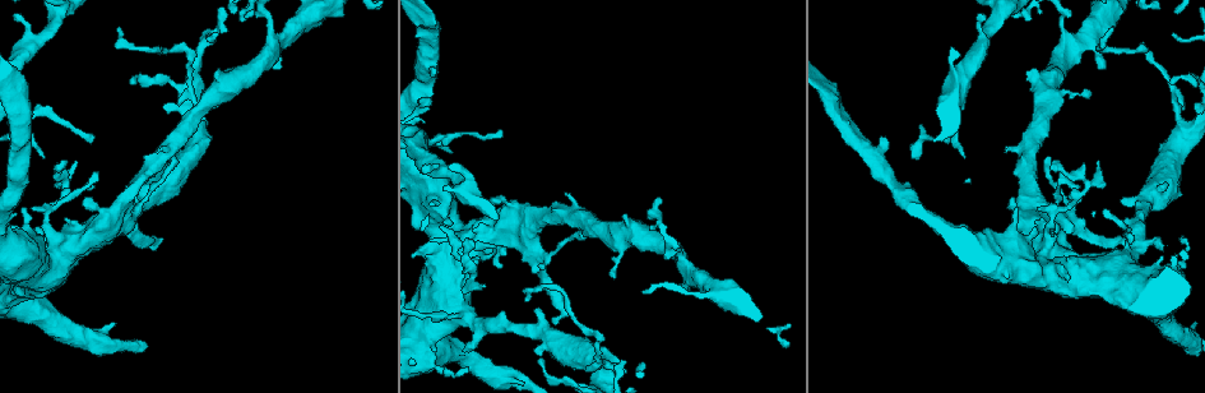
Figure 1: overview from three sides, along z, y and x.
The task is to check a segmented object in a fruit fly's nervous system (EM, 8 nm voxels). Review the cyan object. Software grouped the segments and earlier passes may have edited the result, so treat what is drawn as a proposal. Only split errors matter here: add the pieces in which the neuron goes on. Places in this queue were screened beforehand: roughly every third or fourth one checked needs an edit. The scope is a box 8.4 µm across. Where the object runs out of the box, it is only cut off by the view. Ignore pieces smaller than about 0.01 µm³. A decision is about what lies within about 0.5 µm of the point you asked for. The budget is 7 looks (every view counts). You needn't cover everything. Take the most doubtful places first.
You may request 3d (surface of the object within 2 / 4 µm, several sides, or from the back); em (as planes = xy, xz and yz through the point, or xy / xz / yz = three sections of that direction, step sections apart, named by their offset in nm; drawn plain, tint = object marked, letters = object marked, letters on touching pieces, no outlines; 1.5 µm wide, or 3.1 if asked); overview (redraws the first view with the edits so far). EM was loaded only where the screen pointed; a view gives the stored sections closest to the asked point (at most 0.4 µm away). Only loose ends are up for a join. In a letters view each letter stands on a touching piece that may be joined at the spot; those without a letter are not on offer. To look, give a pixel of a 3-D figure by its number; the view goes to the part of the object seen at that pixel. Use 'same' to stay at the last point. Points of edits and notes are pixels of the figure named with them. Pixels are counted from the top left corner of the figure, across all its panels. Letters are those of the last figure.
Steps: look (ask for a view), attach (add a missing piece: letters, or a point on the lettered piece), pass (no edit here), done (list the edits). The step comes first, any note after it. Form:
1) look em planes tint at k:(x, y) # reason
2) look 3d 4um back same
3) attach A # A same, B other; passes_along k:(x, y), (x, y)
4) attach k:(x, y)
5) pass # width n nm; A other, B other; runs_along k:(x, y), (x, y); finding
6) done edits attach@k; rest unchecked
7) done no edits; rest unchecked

look em yz step 4 tint at 1:(1179, 239)

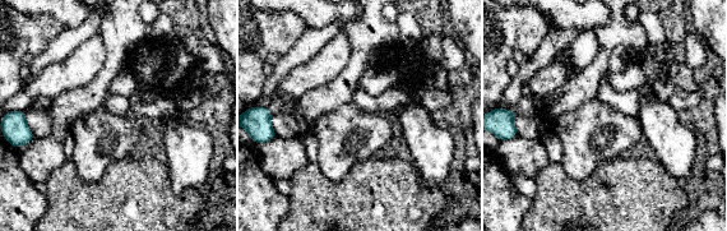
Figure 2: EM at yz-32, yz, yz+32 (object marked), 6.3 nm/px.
look em planes letters same # another direction

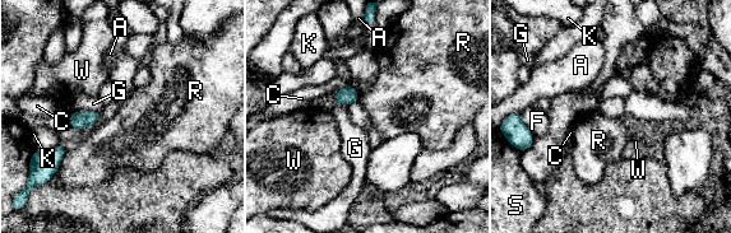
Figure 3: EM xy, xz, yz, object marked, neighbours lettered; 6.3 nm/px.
pass # A other, C other, F other, G other, K other, R other, S other, W other; border 3:(346, 85), (336, 91); none of them fits

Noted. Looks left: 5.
look em planes letters at 1:(1185, 109) # free end

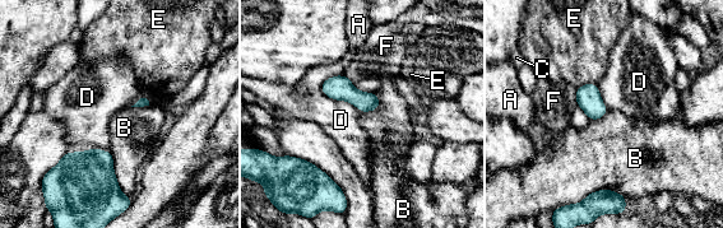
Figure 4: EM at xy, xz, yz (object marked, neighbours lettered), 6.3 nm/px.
pass # A other, B other, C other, D other, E other, F other; none of them fits

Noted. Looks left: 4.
look 3d 2um at 1:(582, 237) # free end

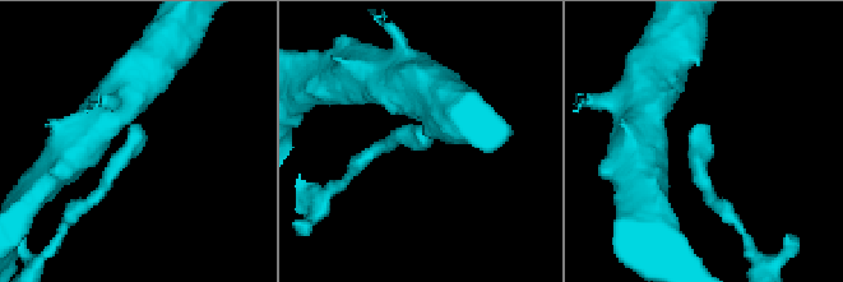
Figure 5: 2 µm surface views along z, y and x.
look em planes letters at 5:(702, 125)

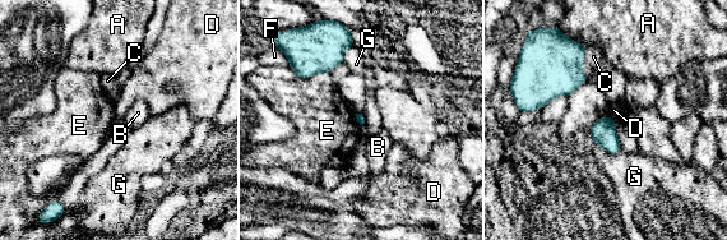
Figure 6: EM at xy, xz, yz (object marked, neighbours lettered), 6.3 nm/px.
attach 6:(593, 56) # A other, B other, C same, D other, E other, F other, G other; passes_along 6:(550, 64), (582, 60), (593, 56); the neuron continues

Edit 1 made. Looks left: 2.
done edits attach@6; rest unchecked

